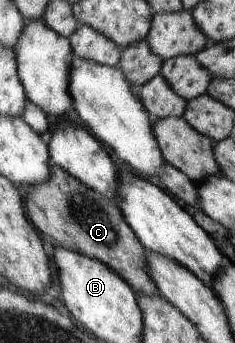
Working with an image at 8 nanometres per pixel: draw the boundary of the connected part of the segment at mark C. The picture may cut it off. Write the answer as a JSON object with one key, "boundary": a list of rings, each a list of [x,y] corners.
{"boundary":[[[51,166],[49,181],[30,187],[27,212],[34,227],[52,237],[55,246],[71,249],[89,259],[101,261],[123,278],[136,297],[161,297],[157,285],[147,273],[146,250],[125,222],[116,203],[105,195],[81,185],[67,171],[59,169],[59,166]]]}

